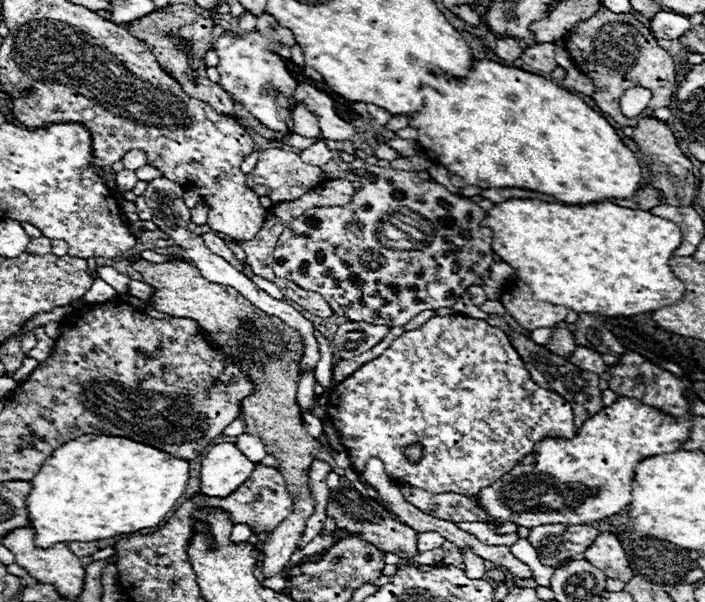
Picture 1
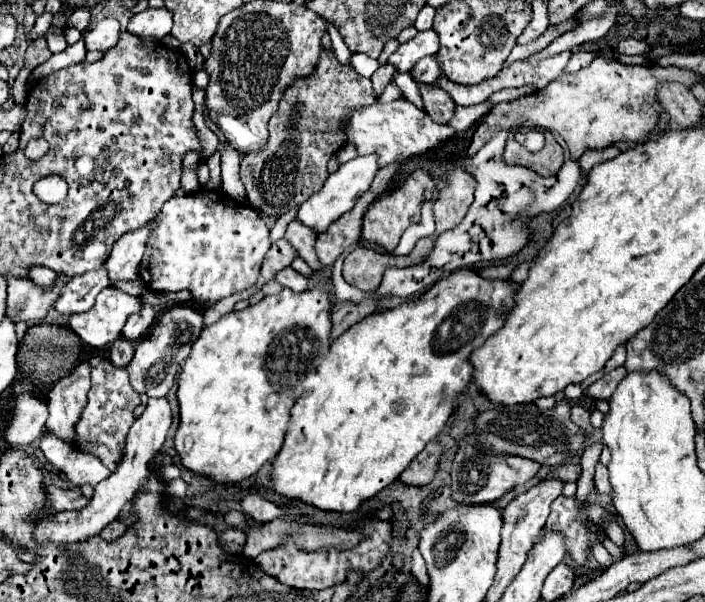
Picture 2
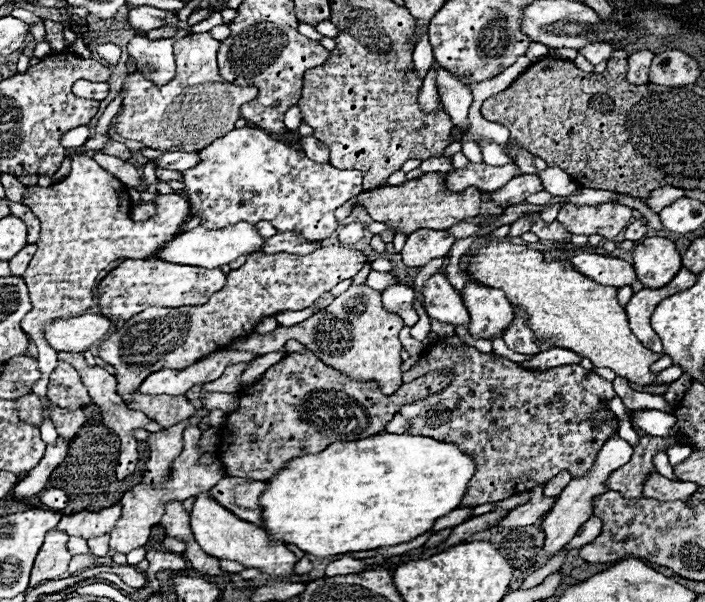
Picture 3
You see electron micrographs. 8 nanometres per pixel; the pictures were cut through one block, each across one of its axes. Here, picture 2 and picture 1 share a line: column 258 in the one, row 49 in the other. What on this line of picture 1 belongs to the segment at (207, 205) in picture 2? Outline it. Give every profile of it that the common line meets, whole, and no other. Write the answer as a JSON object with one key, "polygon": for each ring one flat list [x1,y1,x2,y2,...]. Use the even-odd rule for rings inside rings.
{"polygon":[[254,30,244,38,226,34,214,44,214,50,220,58,218,72,222,88,226,88,226,92,230,92,230,96,234,96,234,100,240,102,250,114,254,114,264,126,280,132,282,136,290,136,290,130,286,126,286,118,290,116,288,98,298,82,286,70,284,60,274,52,278,46,282,44,264,38,258,30]]}

